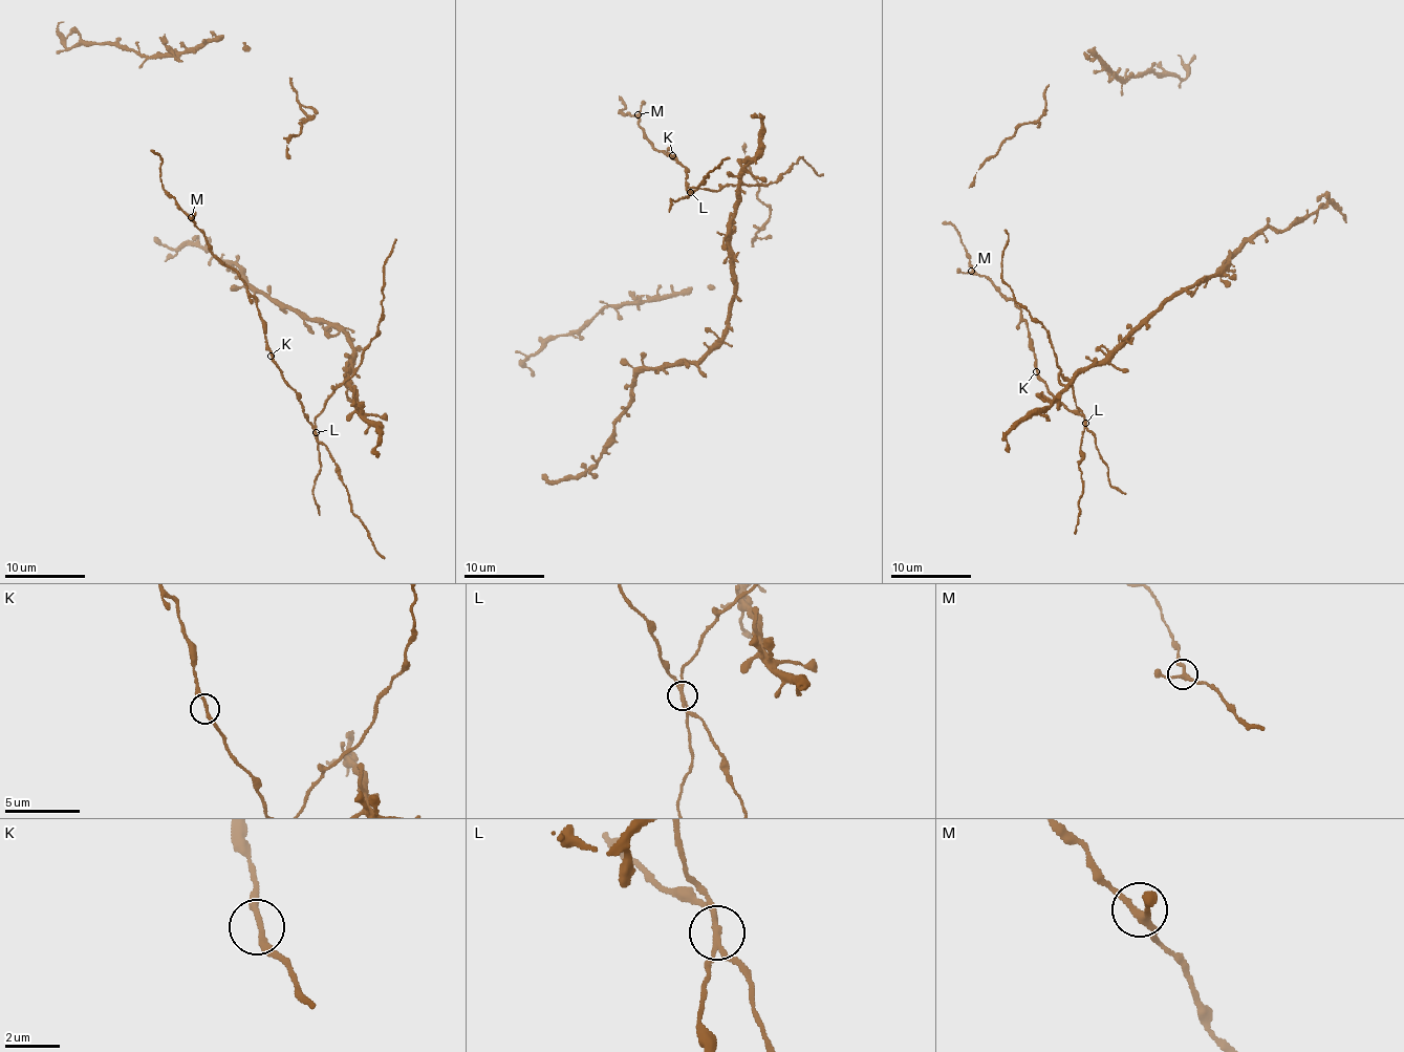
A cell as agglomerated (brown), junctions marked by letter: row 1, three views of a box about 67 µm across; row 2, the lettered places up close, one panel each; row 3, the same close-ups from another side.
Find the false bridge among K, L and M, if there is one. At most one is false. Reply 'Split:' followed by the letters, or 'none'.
Split: L

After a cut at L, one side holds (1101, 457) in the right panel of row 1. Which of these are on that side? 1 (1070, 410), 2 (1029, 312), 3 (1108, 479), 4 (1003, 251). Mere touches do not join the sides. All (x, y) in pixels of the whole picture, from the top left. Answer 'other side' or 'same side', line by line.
1: other side
2: same side
3: same side
4: same side

